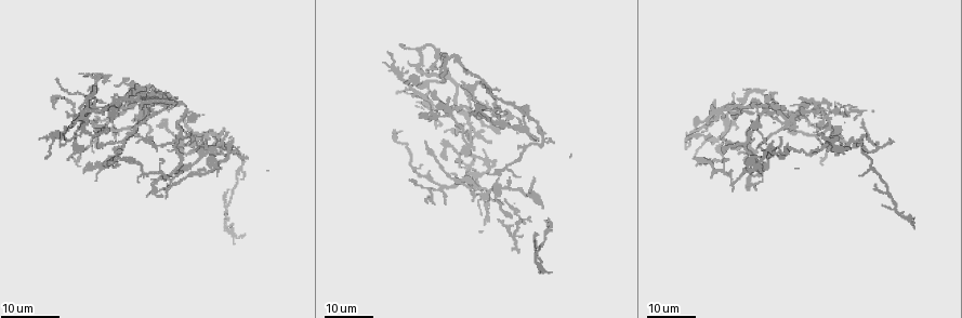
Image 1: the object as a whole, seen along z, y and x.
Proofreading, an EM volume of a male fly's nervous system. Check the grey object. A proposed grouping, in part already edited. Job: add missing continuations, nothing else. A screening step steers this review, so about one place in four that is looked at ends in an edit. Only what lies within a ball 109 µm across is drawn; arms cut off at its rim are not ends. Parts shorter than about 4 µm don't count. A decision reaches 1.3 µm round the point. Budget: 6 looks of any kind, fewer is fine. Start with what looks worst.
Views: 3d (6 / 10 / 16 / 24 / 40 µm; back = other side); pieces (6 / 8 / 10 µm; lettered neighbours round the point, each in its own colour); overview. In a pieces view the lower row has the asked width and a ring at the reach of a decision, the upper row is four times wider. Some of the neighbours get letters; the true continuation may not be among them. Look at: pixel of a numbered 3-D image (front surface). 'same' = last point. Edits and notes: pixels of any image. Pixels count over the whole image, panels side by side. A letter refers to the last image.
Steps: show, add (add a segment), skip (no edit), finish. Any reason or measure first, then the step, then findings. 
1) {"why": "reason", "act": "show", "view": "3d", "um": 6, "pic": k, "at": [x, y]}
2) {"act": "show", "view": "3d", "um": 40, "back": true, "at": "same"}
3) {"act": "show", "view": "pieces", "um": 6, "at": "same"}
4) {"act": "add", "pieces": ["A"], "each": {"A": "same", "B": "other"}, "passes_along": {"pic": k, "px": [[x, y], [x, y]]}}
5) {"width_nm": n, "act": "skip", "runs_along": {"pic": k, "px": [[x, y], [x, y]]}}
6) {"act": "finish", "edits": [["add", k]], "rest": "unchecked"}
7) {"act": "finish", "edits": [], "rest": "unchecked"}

{"why": "branch stops here", "act": "show", "view": "3d", "um": 24, "pic": 1, "at": [434, 91]}

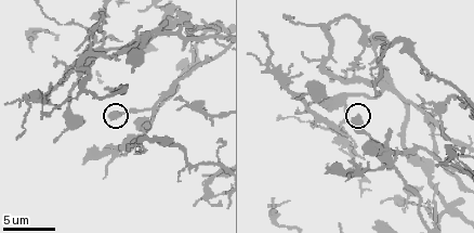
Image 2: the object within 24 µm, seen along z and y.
{"act": "show", "view": "pieces", "um": 8, "pic": 2, "at": [359, 117]}

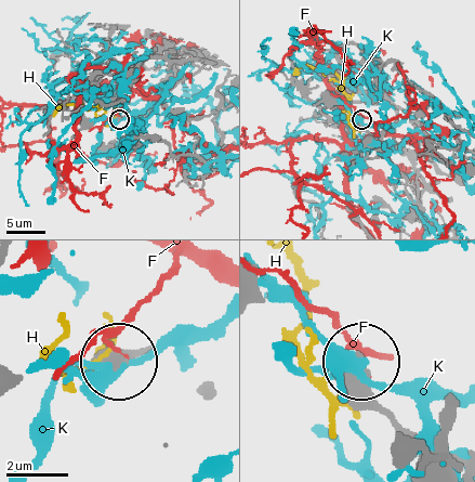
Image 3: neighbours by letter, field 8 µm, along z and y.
{"act": "skip", "each": {"F": "other", "H": "other", "K": "other"}, "found": "none of them fits"}

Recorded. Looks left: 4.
{"why": "branch stops here", "act": "show", "view": "pieces", "um": 6, "pic": 2, "at": [463, 103]}

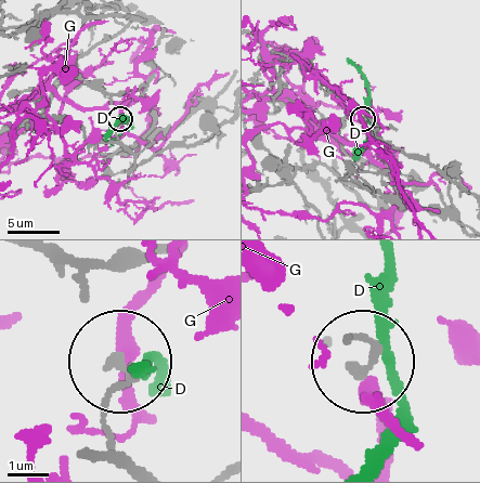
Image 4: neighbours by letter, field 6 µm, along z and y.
{"width_nm": 250, "act": "skip", "each": {"D": "other", "G": "other"}, "found": "no lettered segment goes on from it"}

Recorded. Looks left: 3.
{"why": "free end", "act": "show", "view": "3d", "um": 24, "pic": 1, "at": [553, 271]}

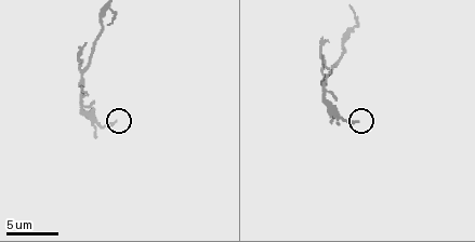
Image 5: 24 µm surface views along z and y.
{"act": "show", "view": "pieces", "um": 6, "pic": 5, "at": [355, 120]}

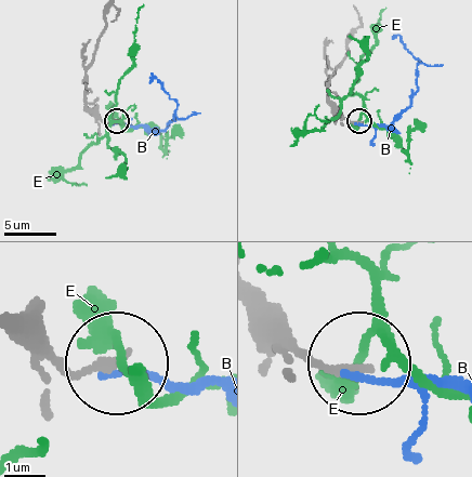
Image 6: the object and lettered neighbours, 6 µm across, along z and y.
{"width_nm": 210, "act": "skip", "each": {"B": "other", "E": "other"}, "runs_along": {"pic": 6, "px": [[257, 295], [318, 358], [356, 368]]}, "found": "none of them fits"}

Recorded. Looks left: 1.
{"act": "finish", "edits": [], "rest": "unchecked"}

